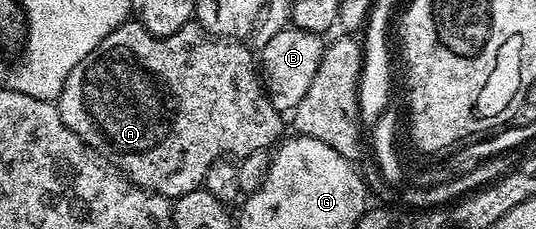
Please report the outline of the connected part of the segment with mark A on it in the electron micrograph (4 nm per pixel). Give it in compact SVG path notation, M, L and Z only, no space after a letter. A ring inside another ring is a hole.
M128 19L123 25L113 29L87 57L80 59L80 63L76 63L76 67L72 67L56 102L60 111L60 119L64 119L68 131L75 133L89 147L91 153L101 158L105 164L117 169L119 173L126 174L141 189L148 189L151 193L158 193L167 199L188 195L188 191L203 188L208 175L208 167L212 167L212 163L229 157L241 159L252 155L252 151L269 150L271 147L277 146L283 136L283 114L278 112L266 96L266 90L259 78L259 70L256 68L255 54L253 52L250 54L242 45L245 44L238 39L211 37L197 23L180 27L180 31L167 37L157 37L149 33L138 20Z

